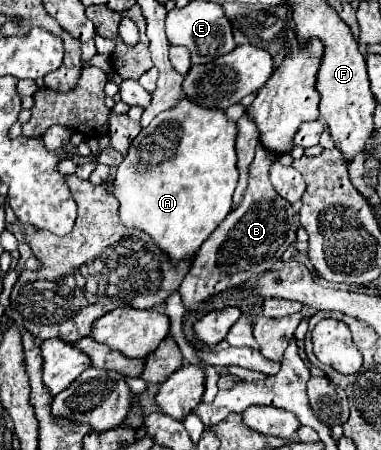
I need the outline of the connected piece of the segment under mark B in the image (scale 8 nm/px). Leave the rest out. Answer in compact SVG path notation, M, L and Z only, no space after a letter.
M258 141L242 203L232 213L228 213L228 217L218 225L218 229L198 249L190 271L186 273L186 279L178 289L188 311L196 309L214 293L236 287L246 279L252 279L254 275L270 271L280 261L282 253L296 241L296 231L300 227L296 213L292 205L274 191L268 179L268 169L274 161L274 151L270 151L262 145L262 141Z

